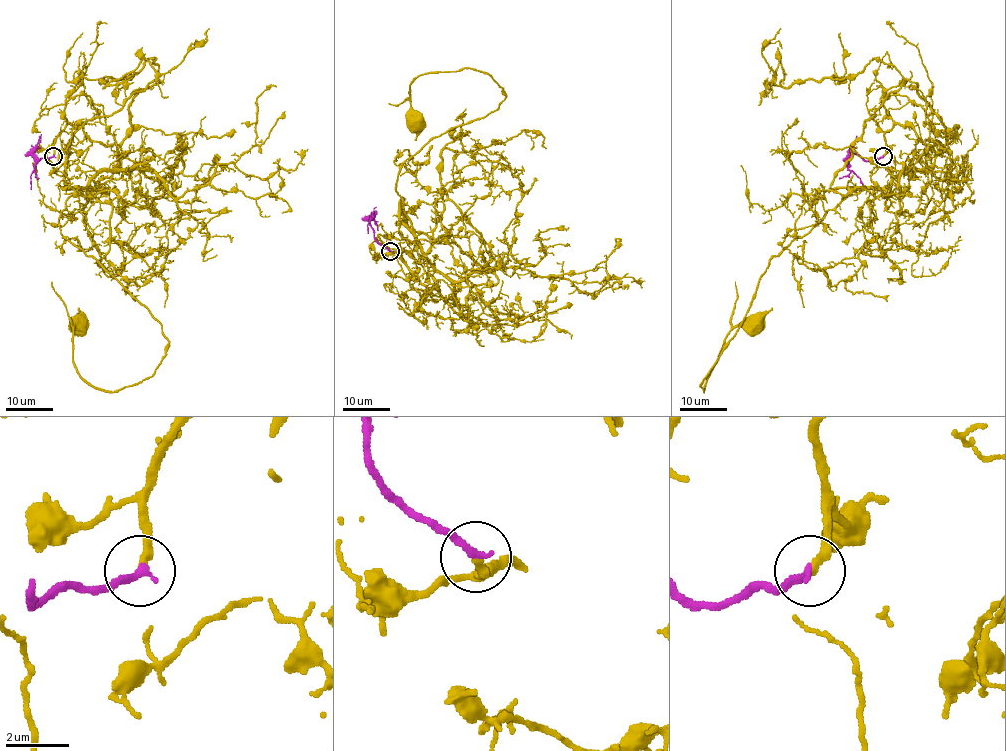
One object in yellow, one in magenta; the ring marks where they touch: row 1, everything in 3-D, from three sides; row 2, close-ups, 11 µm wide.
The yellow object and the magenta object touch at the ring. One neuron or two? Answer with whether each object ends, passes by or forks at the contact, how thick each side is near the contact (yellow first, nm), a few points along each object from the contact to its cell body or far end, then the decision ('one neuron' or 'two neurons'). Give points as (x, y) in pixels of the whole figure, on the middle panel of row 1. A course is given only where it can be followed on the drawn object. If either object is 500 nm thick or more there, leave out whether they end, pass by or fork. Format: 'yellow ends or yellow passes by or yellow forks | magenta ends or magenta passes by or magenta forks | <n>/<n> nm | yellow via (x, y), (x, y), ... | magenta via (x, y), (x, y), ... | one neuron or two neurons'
yellow ends | magenta ends | 280/280 nm | yellow via (390, 252), (453, 305), (396, 181), (505, 93), (471, 68), (425, 72), (410, 84), (413, 121) | magenta via (390, 251), (375, 239), (370, 225), (371, 217), (367, 233) | one neuron

